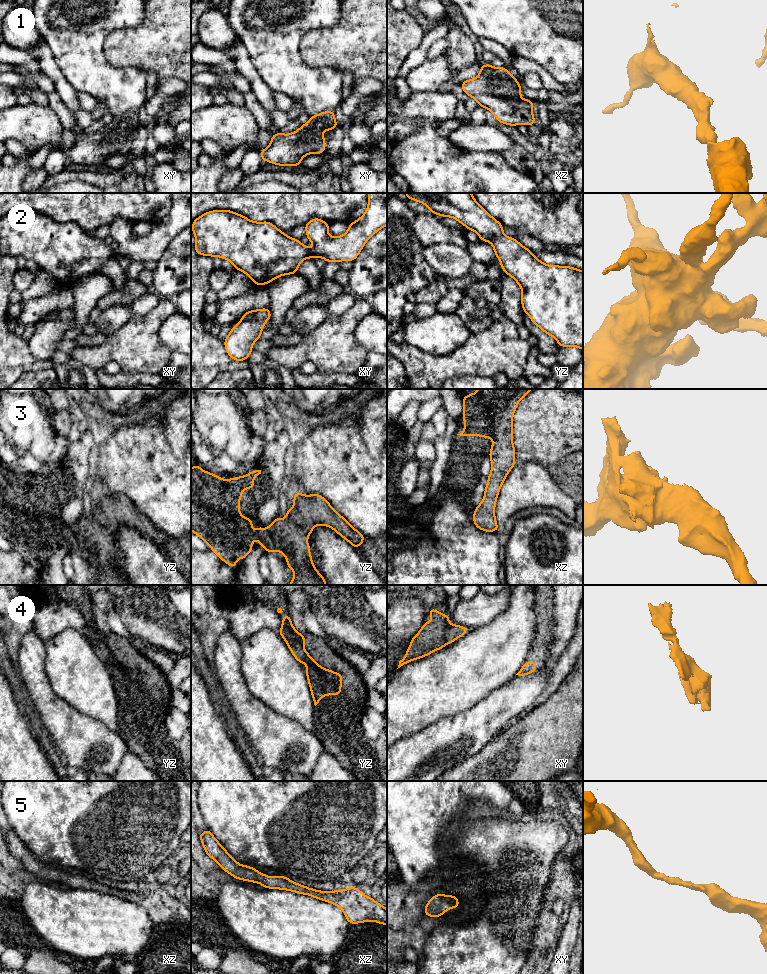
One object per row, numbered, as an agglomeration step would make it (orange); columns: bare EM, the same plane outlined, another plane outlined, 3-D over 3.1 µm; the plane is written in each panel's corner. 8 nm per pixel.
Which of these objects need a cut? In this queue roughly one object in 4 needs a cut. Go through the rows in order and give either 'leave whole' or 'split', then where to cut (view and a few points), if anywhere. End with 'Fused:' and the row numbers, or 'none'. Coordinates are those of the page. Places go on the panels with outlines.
1: leave whole; cut none
2: leave whole; cut none
3: leave whole; cut none
4: split; cut xy (448, 623), (444, 631), (445, 643)
5: leave whole; cut none
Fused: 4

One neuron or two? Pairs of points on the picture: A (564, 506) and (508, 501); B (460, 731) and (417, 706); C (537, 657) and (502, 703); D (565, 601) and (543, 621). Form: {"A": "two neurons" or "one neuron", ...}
{"A": "one neuron", "B": "two neurons", "C": "two neurons", "D": "two neurons"}

